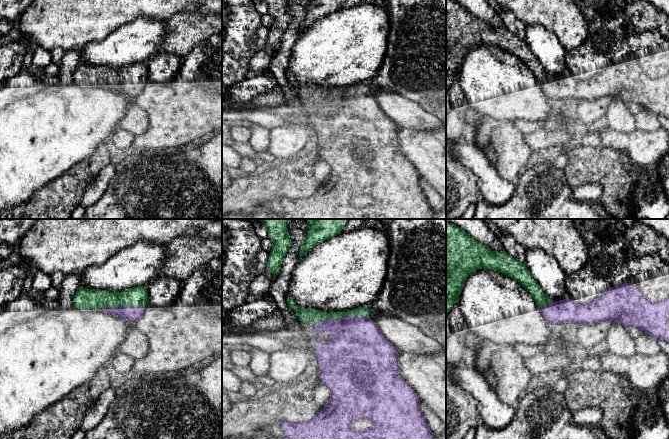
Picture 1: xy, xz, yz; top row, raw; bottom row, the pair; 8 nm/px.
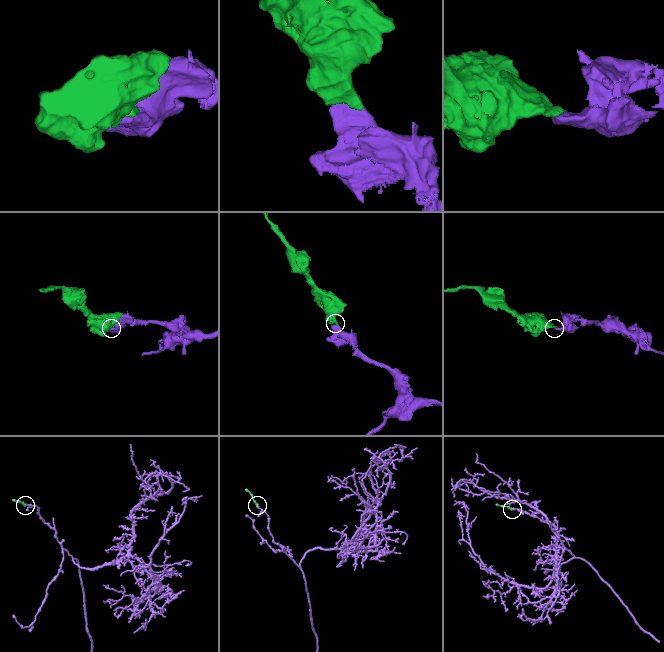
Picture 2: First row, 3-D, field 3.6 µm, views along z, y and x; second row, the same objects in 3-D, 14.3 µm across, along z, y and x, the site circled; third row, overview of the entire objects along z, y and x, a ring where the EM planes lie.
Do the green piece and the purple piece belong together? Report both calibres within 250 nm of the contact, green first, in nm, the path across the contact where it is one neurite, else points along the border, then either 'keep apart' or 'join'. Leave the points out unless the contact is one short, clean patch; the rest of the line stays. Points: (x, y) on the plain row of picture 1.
100/400 nm | across xz (314, 91), (343, 91), (343, 98), (357, 118) | join

